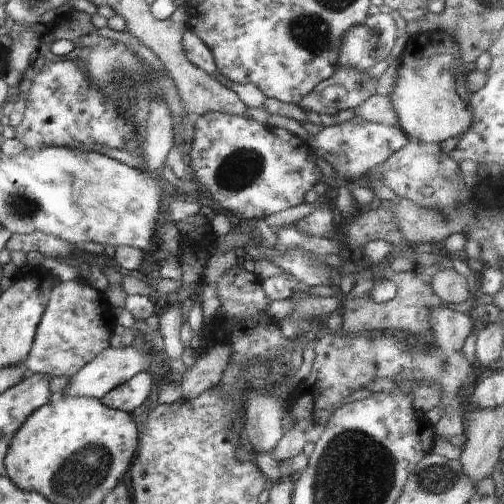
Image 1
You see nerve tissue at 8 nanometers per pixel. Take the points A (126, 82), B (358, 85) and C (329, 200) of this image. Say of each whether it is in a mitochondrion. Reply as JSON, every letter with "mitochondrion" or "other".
{"A":"mitochondrion","B":"mitochondrion","C":"other"}

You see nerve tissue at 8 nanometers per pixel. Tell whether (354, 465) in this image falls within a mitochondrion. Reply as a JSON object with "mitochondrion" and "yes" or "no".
{"mitochondrion":"yes"}

